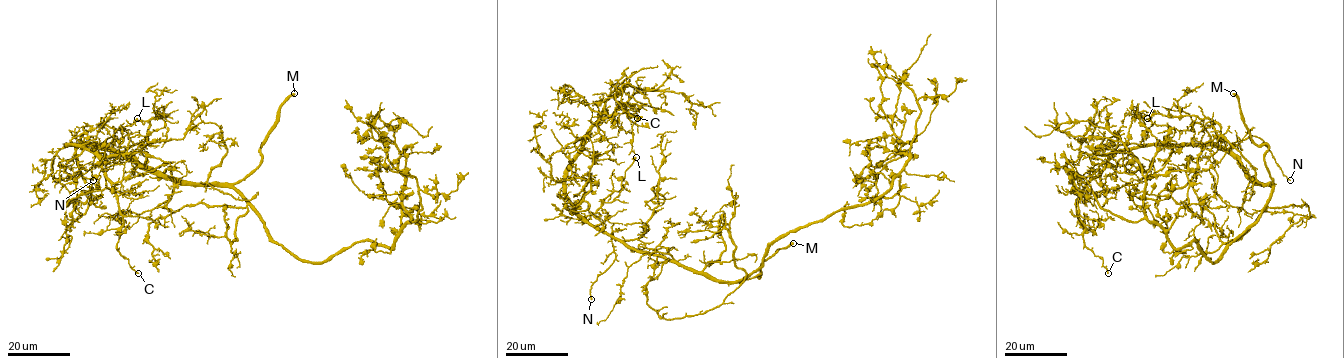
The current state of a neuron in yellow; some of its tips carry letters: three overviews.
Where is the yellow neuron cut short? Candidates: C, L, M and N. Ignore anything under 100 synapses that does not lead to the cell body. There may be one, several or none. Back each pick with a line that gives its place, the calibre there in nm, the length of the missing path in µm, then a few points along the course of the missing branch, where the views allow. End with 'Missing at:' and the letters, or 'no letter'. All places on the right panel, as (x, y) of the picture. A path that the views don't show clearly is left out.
M: Place: (1233, 93). Thickness 460 nm. Missing length about 15 µm. Course of what is missing: (1233, 93), (1226, 85), (1225, 68), (1222, 68)
Missing at: M

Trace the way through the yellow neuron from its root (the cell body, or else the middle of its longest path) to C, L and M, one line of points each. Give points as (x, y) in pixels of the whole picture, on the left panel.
C: (244, 200), (232, 188), (140, 169), (109, 148), (67, 145), (100, 160), (123, 222), (116, 248), (138, 273)
L: (244, 200), (232, 188), (186, 184), (140, 169), (109, 148), (81, 140), (100, 123), (123, 130), (137, 118)
M: (244, 200), (233, 185), (259, 164), (261, 145), (276, 120), (278, 109), (294, 93)

